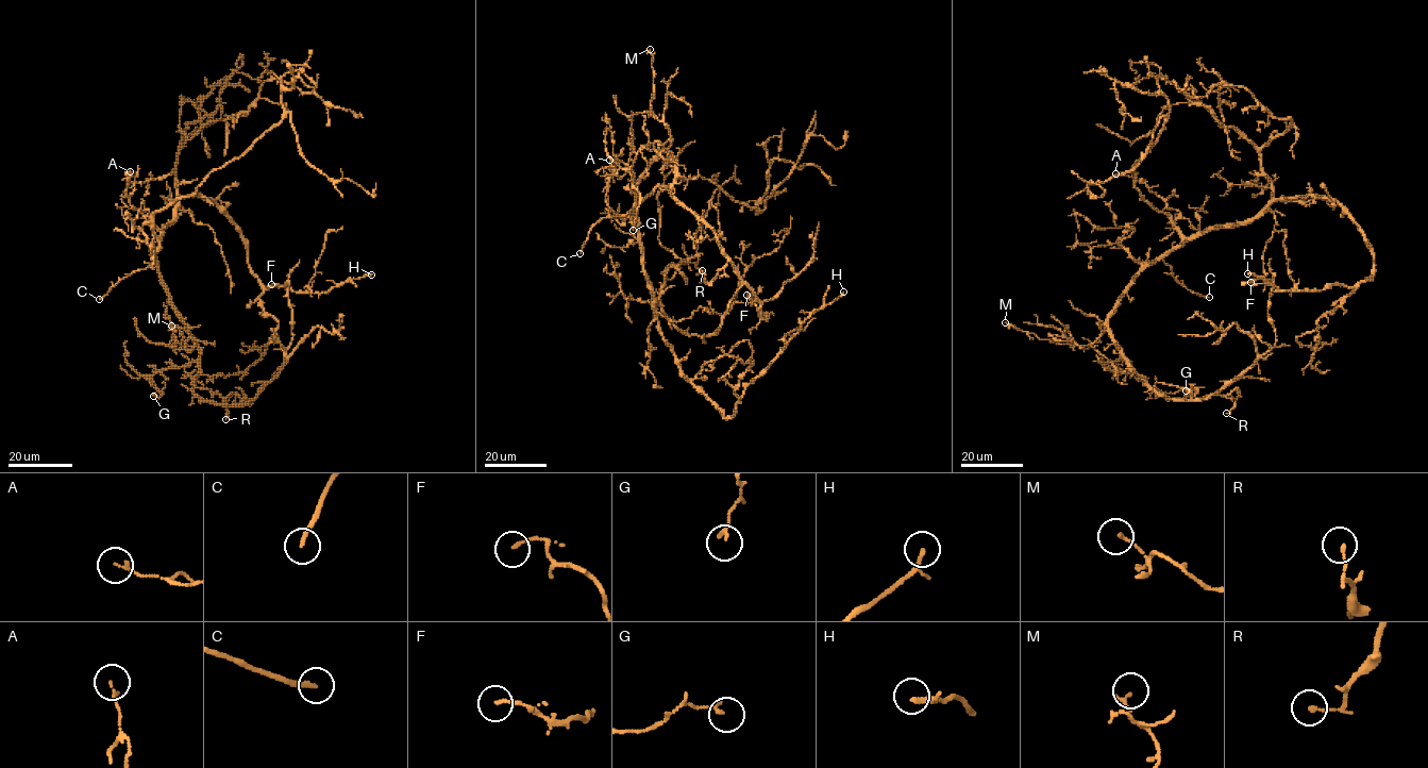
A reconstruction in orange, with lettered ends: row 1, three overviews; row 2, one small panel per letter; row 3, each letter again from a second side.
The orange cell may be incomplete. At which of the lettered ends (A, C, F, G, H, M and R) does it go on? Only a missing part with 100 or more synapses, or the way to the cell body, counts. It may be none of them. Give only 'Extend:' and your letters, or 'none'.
Extend: C

